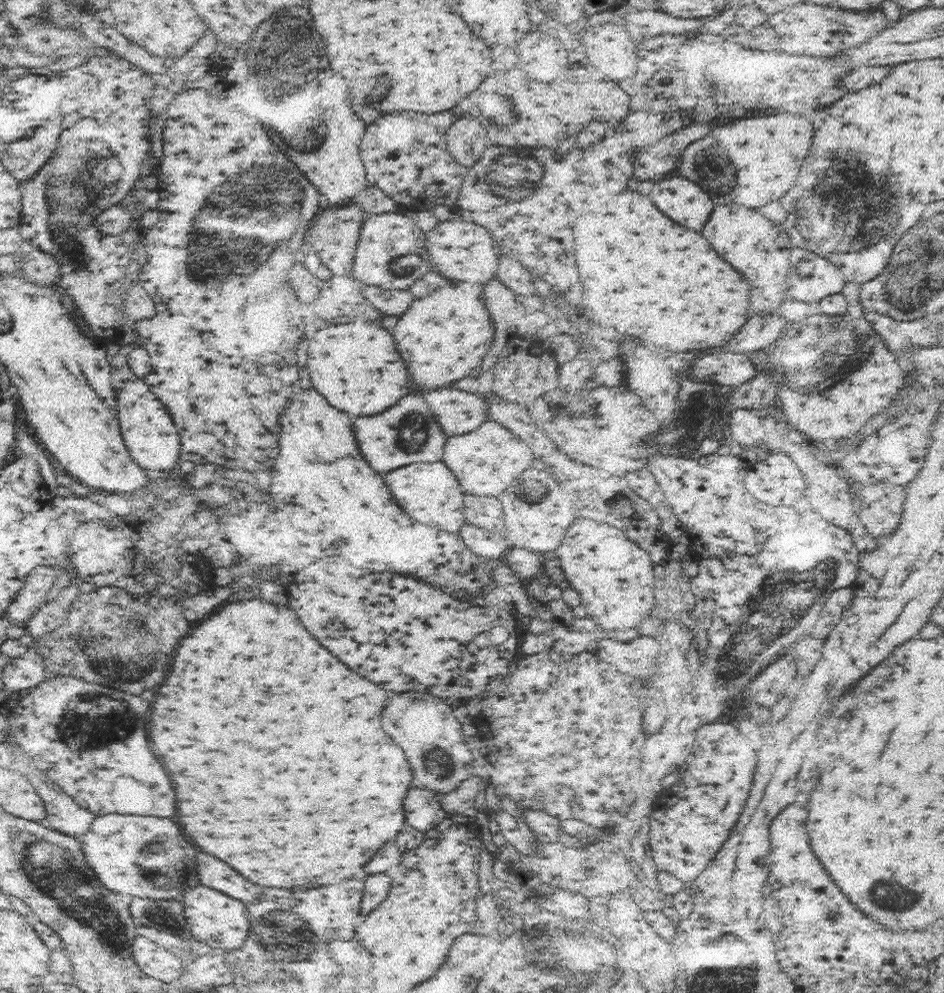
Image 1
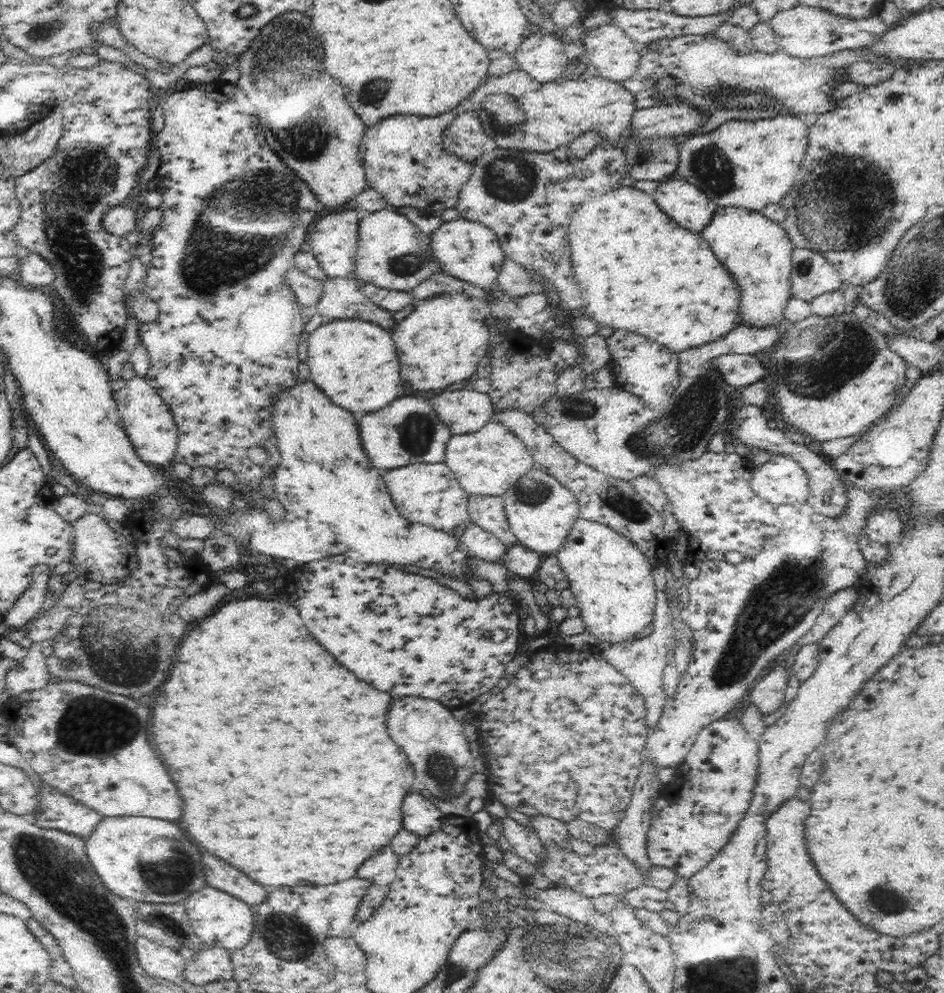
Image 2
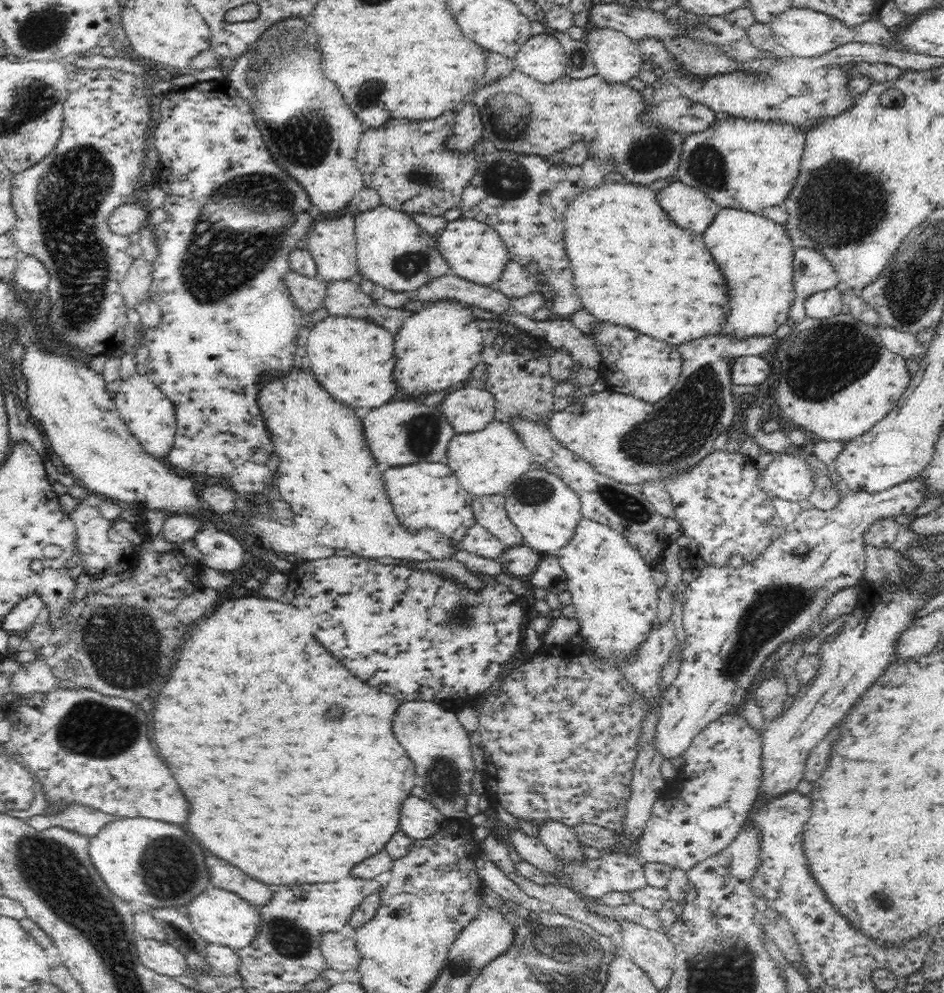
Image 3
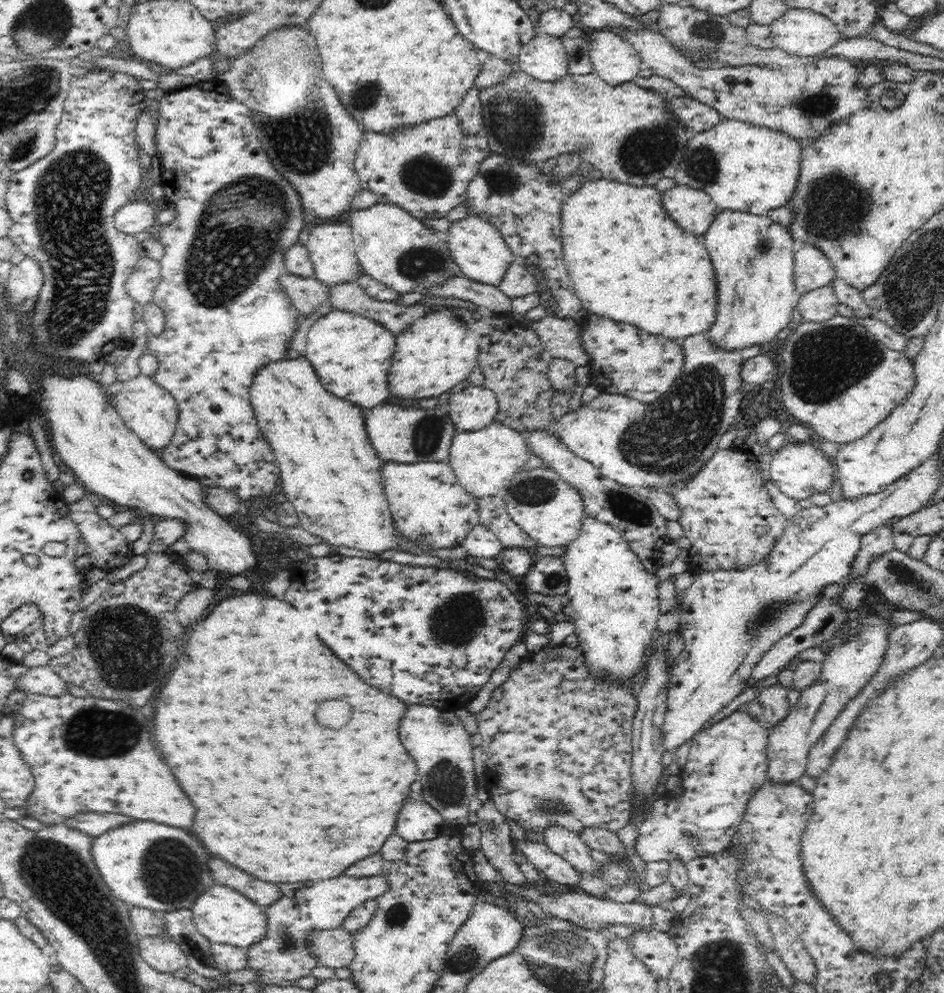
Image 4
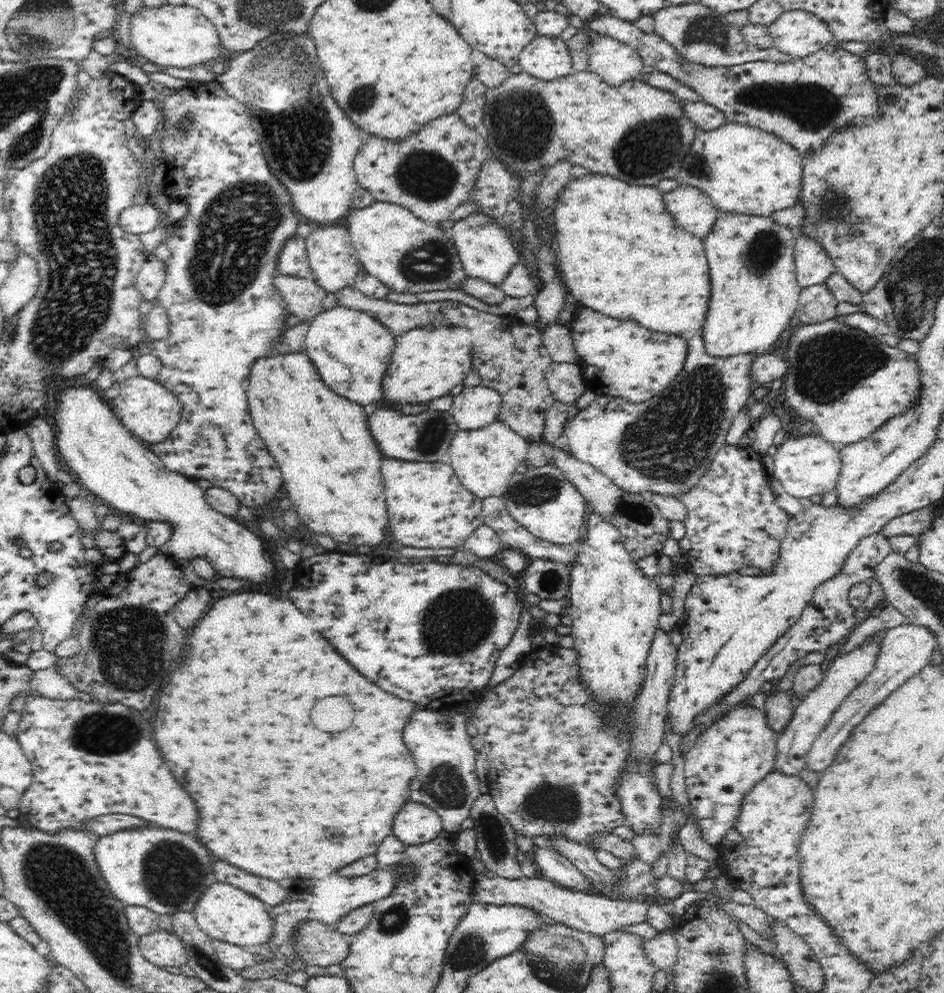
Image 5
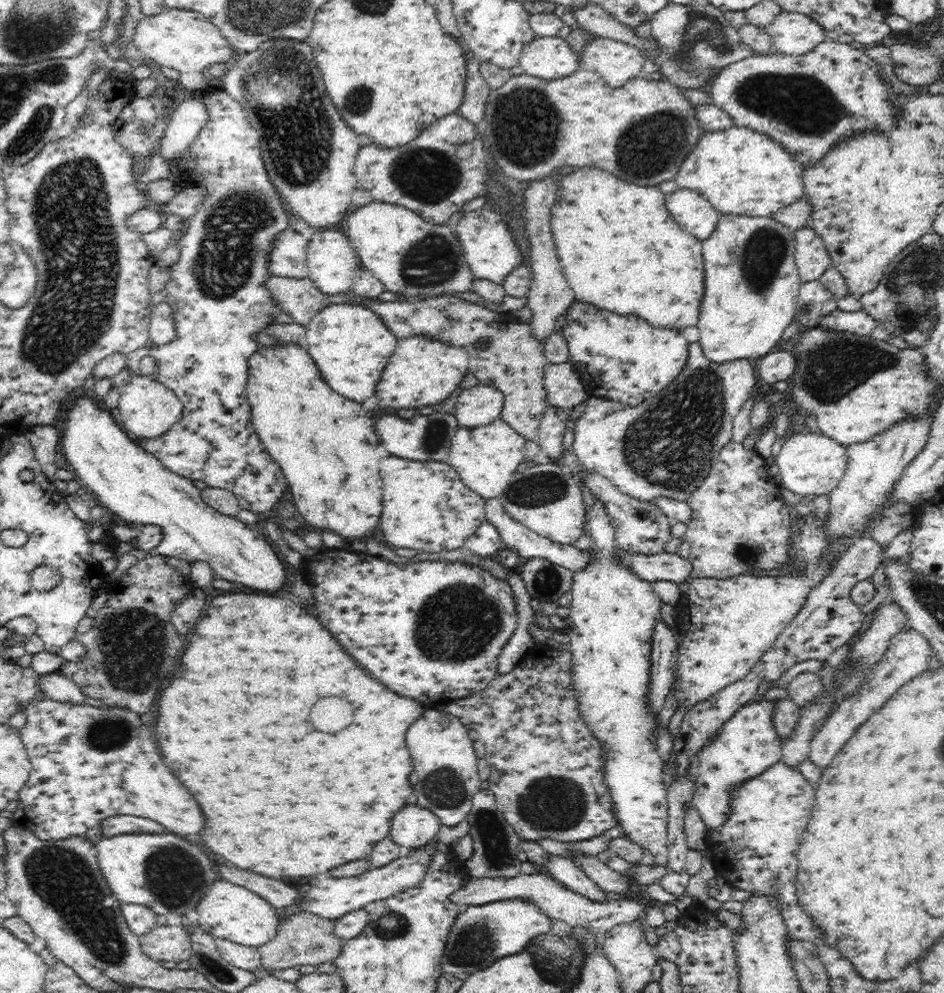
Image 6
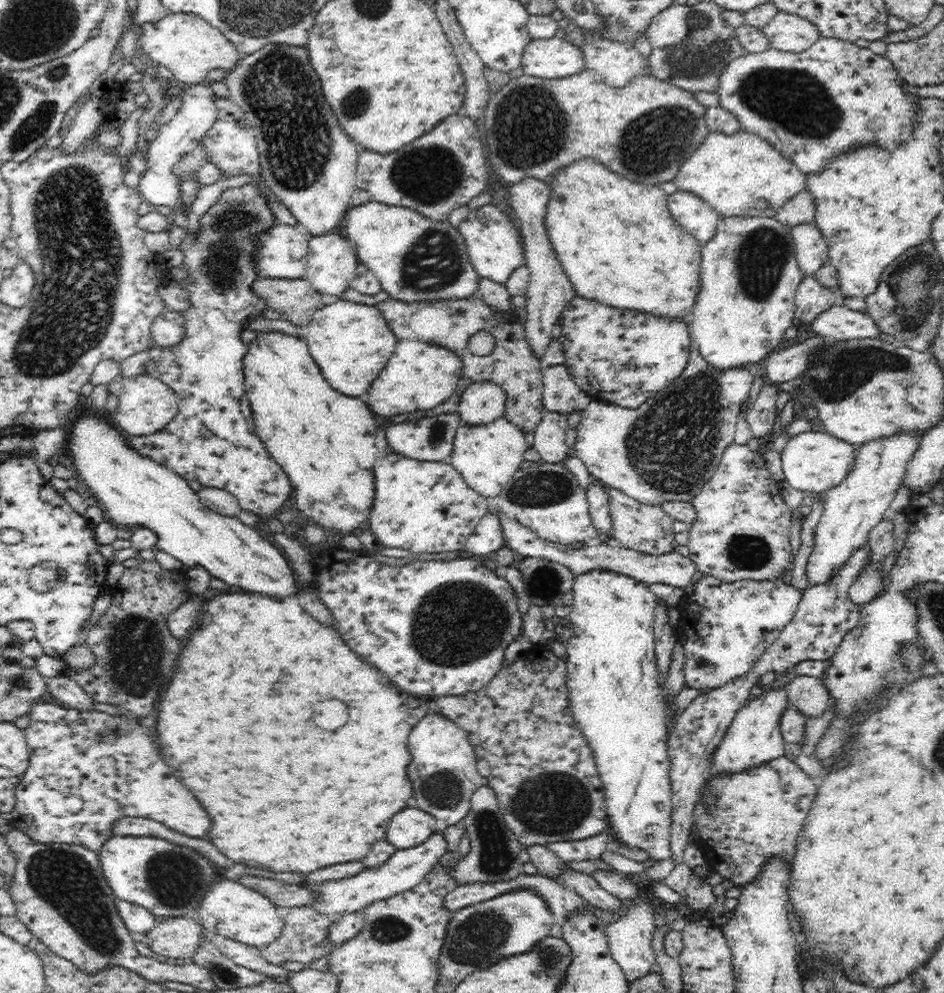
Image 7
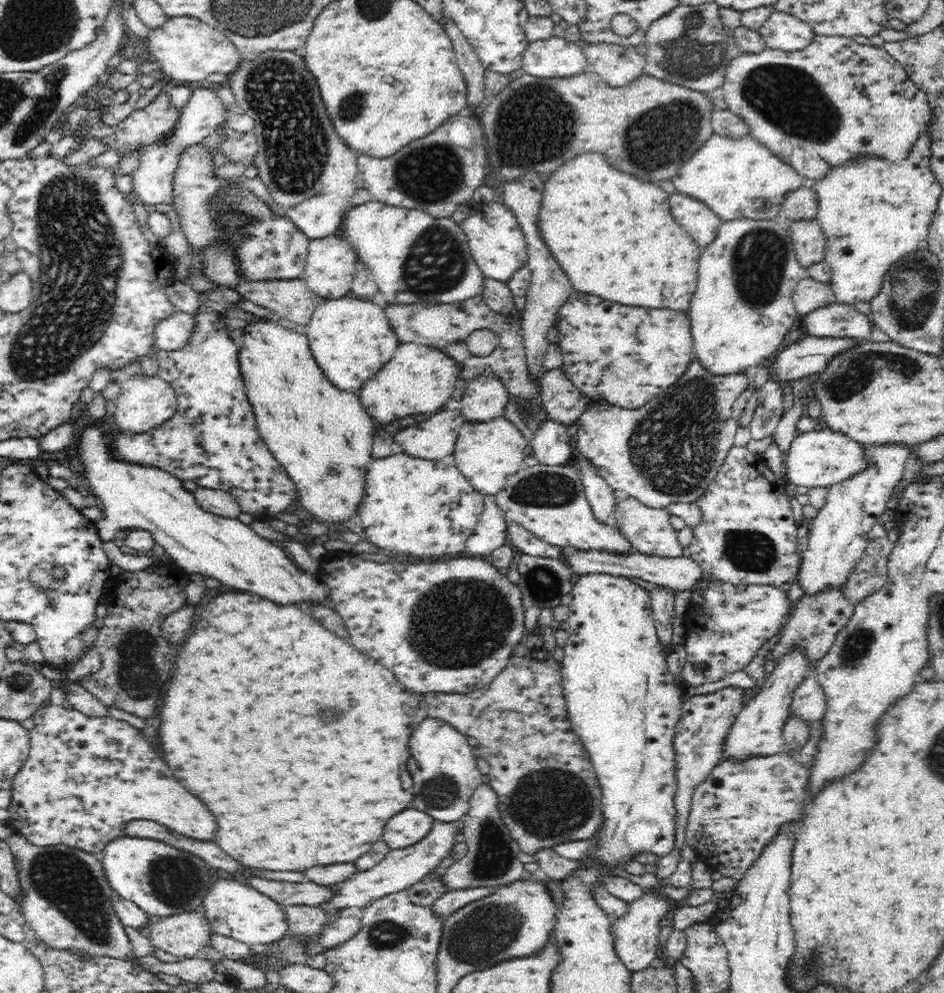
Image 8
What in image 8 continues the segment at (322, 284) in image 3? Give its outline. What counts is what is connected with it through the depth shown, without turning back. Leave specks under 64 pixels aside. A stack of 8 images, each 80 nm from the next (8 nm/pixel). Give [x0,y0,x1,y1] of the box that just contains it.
[235,278,326,324]

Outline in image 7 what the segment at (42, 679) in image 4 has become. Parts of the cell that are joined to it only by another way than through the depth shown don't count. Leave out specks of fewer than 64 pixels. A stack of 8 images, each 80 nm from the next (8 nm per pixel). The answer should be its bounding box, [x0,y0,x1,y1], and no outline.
[45,674,93,710]

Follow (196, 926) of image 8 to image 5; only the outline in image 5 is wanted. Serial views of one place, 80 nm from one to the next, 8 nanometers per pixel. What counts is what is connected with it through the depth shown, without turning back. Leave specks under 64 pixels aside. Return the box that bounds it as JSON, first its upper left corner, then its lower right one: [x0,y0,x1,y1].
[139,928,189,969]

